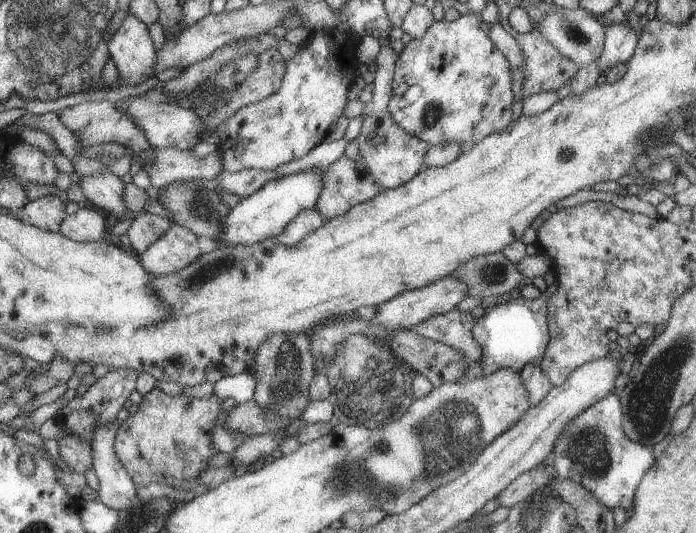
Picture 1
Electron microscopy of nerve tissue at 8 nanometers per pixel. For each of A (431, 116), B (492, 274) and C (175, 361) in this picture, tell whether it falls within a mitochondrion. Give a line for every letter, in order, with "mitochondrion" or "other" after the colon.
A: mitochondrion
B: mitochondrion
C: other

